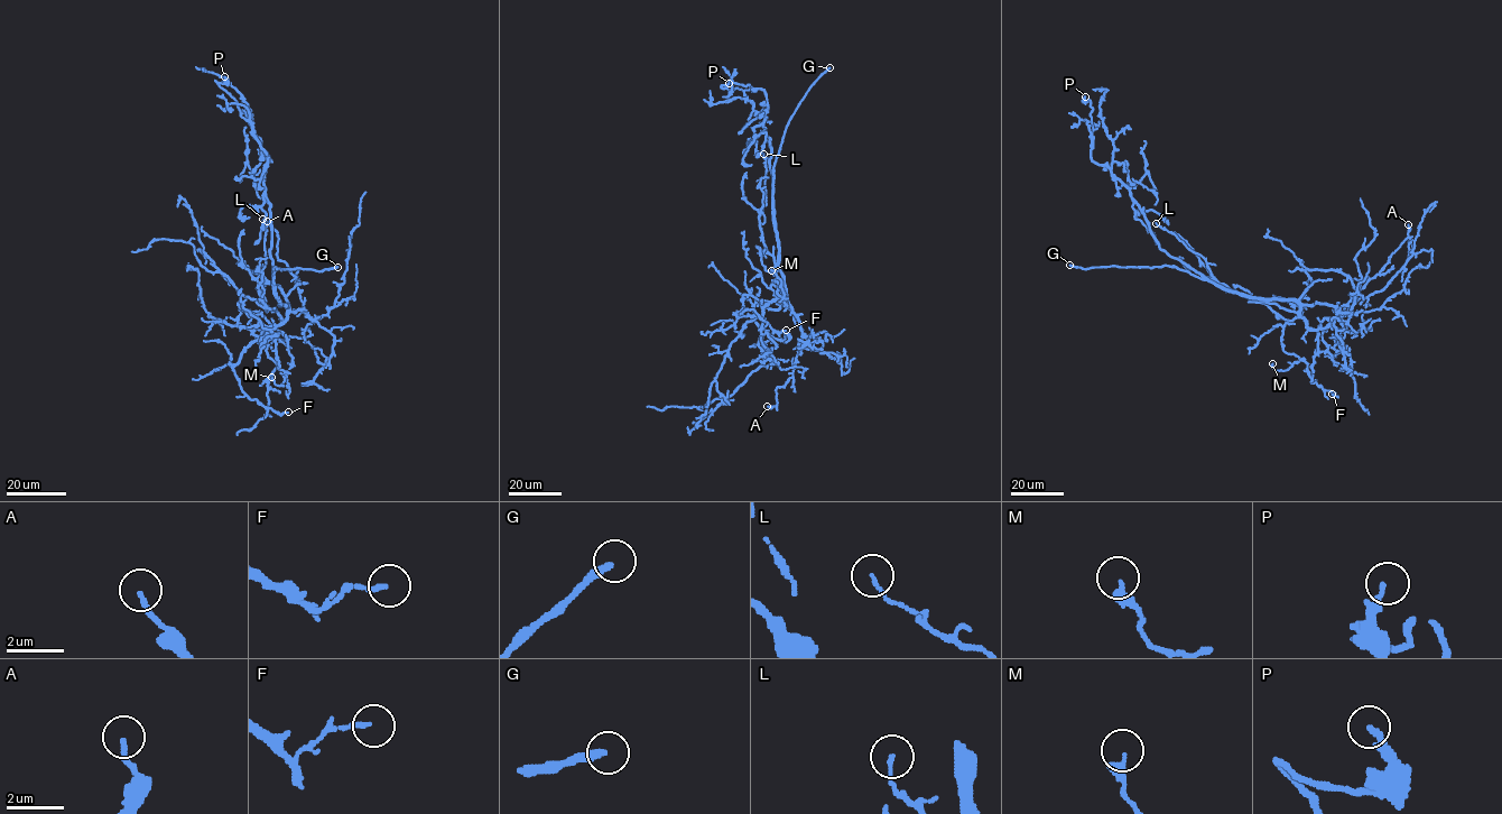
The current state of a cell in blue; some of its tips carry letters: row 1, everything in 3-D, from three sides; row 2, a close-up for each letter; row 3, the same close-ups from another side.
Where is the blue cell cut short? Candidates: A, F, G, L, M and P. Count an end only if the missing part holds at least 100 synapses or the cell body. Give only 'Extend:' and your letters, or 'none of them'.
Extend: G

